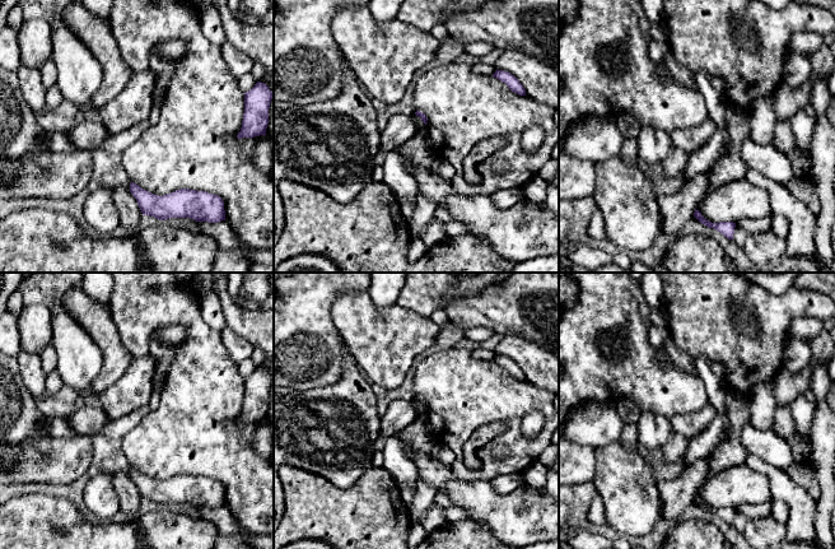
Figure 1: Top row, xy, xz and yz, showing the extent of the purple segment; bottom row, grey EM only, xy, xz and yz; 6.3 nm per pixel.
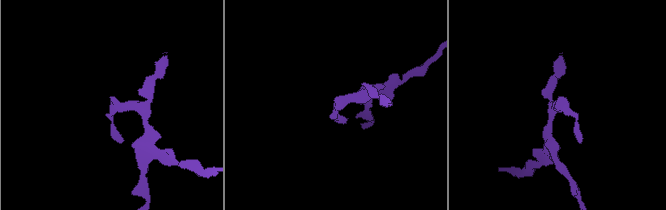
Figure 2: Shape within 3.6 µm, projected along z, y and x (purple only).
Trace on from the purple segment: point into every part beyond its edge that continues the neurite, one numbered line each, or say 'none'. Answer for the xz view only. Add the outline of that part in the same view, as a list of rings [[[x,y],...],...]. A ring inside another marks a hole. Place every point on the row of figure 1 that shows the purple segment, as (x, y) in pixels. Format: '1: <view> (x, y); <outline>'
none

